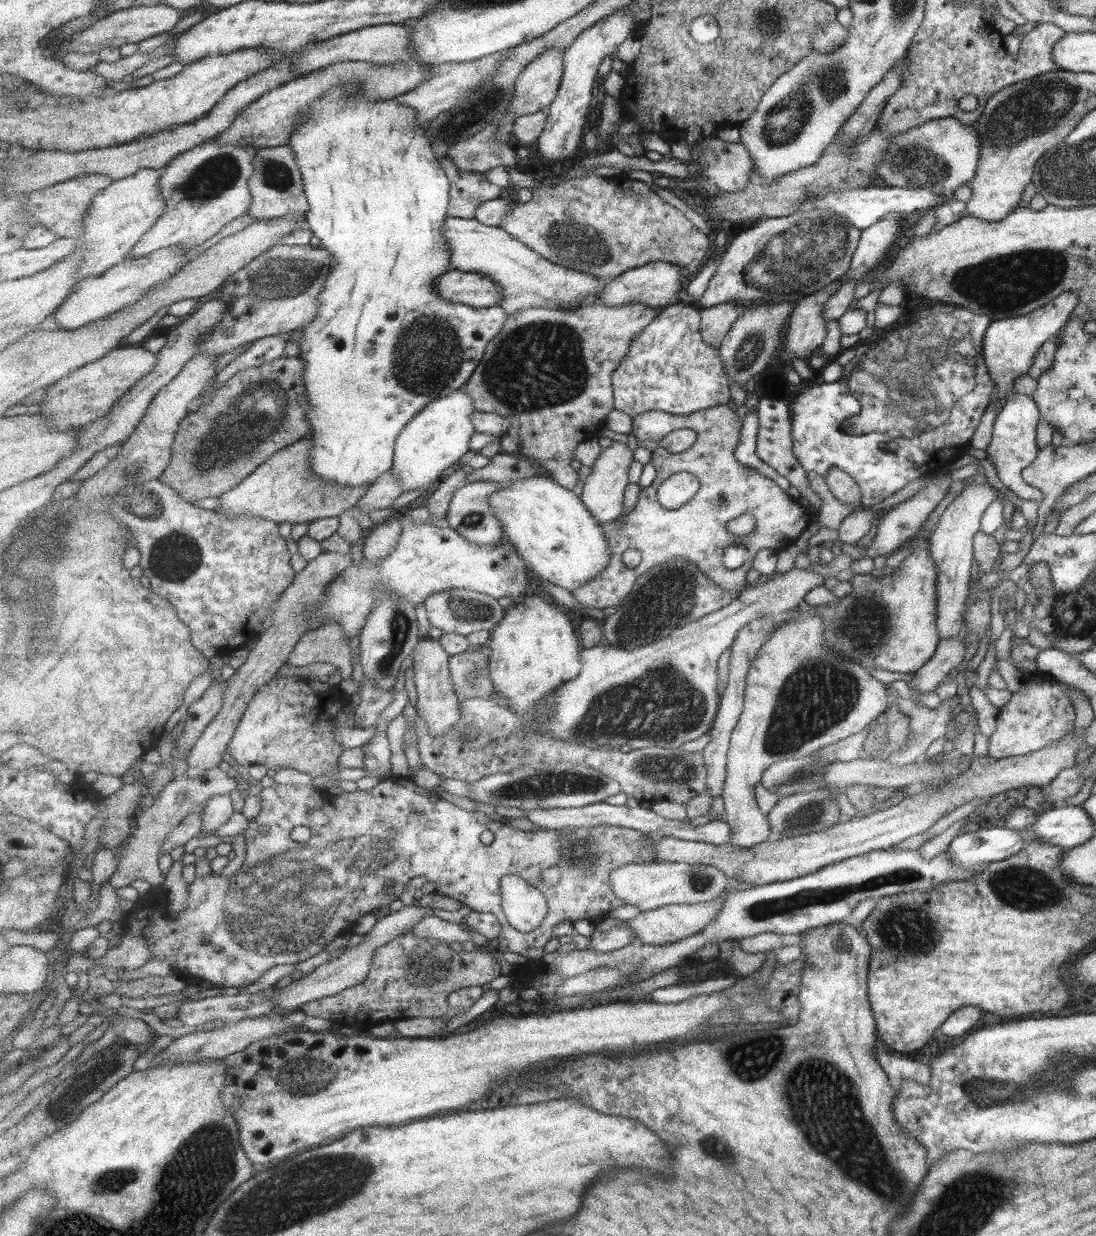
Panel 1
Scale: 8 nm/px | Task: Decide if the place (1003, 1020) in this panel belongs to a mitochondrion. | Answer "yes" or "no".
no

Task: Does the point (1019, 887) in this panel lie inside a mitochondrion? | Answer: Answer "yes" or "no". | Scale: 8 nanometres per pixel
yes

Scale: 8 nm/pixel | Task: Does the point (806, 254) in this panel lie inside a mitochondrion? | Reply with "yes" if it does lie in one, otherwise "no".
yes

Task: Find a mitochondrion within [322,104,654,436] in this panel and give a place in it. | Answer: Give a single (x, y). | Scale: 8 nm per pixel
(535, 366)

